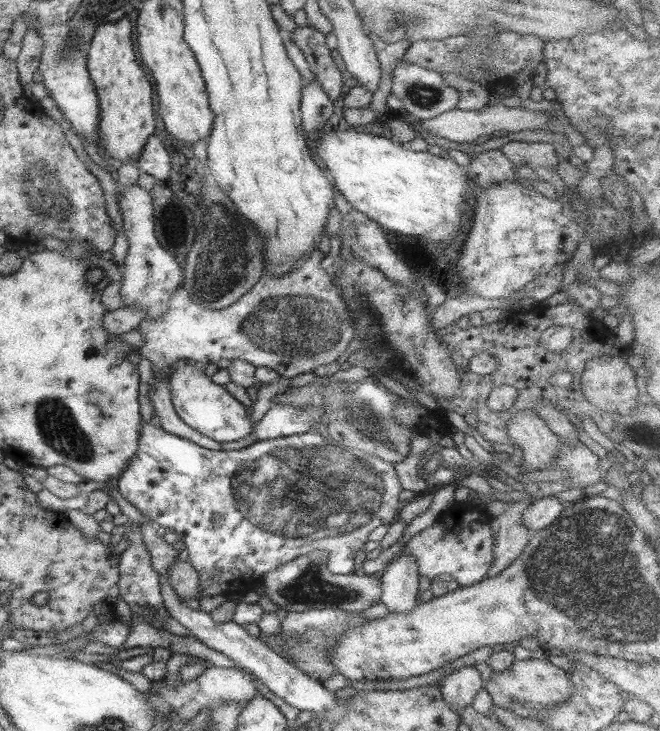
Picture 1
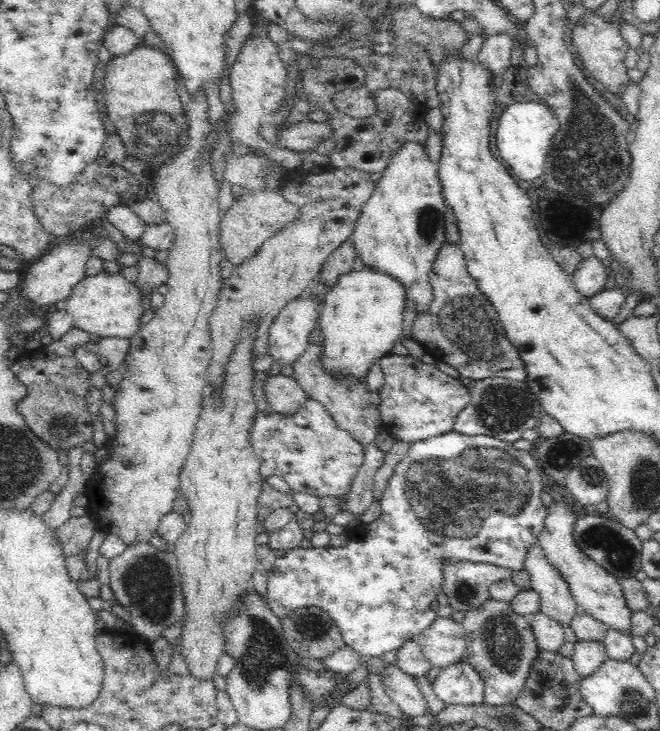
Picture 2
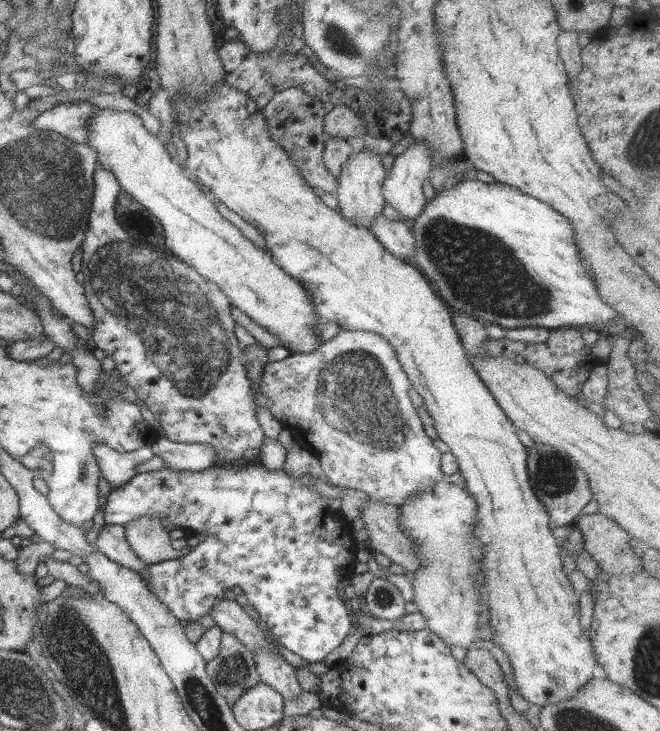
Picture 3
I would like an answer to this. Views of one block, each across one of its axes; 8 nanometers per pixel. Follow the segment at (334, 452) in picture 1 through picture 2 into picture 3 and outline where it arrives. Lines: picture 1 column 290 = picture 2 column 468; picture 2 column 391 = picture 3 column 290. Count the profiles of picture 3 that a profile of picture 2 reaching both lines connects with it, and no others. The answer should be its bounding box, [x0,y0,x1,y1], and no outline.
[104,463,357,663]

